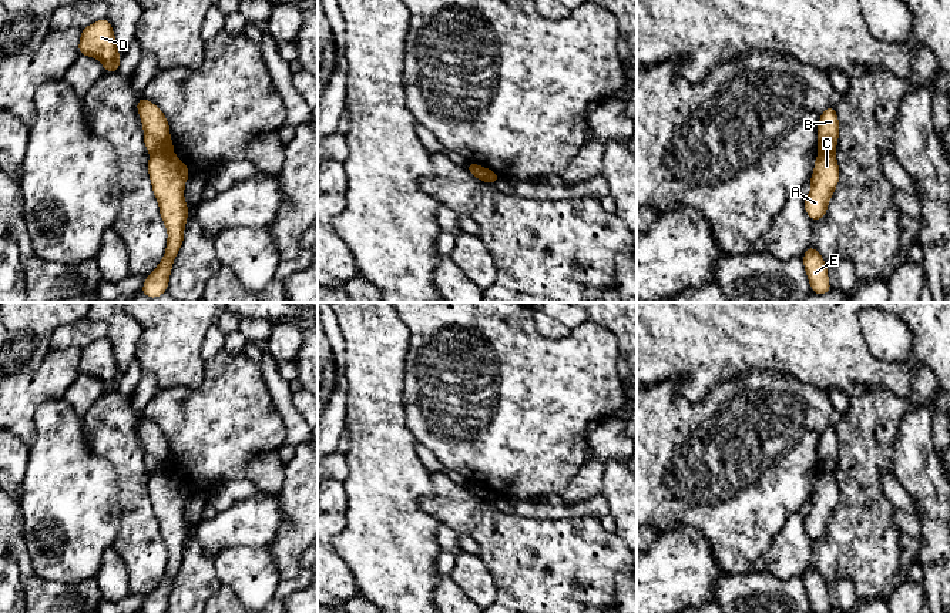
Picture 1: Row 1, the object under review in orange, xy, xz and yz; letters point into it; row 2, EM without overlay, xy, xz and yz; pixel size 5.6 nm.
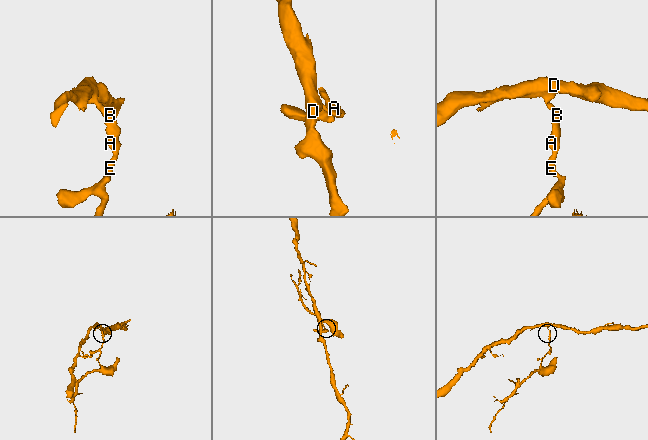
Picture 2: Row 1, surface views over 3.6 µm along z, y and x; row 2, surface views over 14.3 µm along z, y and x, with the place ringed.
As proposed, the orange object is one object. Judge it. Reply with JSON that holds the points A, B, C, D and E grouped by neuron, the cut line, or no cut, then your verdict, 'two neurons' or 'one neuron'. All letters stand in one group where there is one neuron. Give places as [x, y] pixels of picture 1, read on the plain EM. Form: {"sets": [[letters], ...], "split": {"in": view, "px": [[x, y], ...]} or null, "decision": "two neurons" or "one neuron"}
{"sets": [["A", "C", "E"], ["B", "D"]], "split": {"in": "xz", "px": [[474, 489], [480, 495], [489, 495], [492, 491]]}, "decision": "two neurons"}

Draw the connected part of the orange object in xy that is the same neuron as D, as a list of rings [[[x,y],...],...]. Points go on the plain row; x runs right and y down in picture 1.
[[[107,338],[98,339],[81,349],[78,372],[98,378],[108,392],[118,391],[121,376],[117,371],[113,346]]]

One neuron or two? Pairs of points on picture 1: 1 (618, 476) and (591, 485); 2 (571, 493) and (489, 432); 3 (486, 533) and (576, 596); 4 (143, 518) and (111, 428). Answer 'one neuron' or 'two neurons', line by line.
1: two neurons
2: two neurons
3: one neuron
4: one neuron

